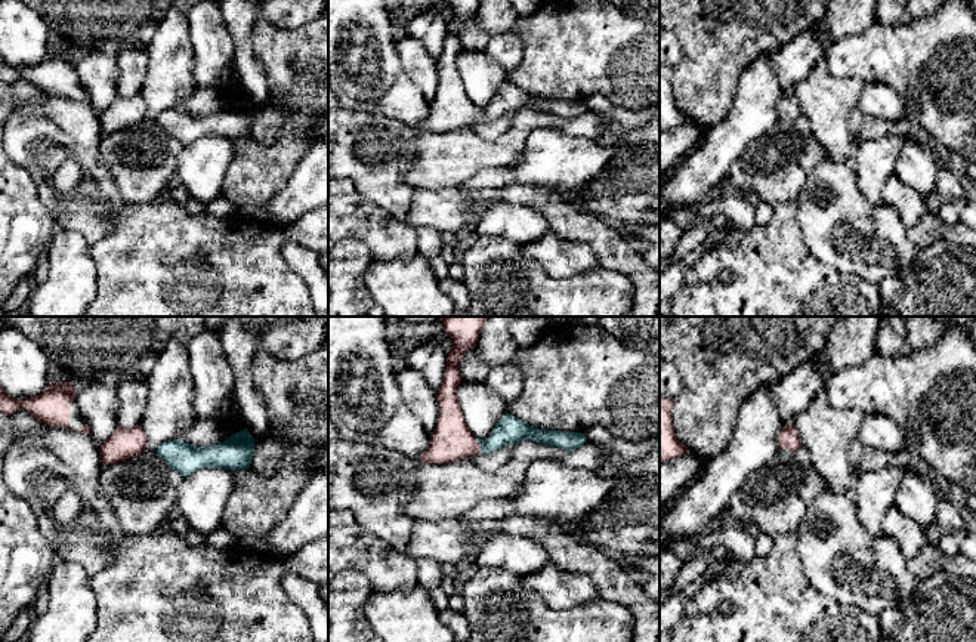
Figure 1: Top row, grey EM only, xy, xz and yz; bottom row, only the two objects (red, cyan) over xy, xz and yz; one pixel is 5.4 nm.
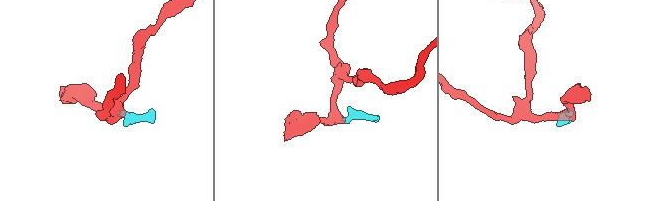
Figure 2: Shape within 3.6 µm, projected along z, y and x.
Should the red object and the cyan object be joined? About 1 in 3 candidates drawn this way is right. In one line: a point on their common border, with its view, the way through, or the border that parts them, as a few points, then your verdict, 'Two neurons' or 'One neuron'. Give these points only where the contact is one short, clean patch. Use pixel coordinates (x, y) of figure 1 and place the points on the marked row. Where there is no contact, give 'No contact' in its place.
Touches red at xz (479, 445). Path across: xz (451, 440), (479, 445), (490, 445), (509, 431). One neuron

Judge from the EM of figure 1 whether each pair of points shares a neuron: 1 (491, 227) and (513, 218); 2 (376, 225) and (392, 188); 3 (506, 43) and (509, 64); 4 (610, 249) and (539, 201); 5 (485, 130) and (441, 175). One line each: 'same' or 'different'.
1: same
2: different
3: same
4: same
5: different

